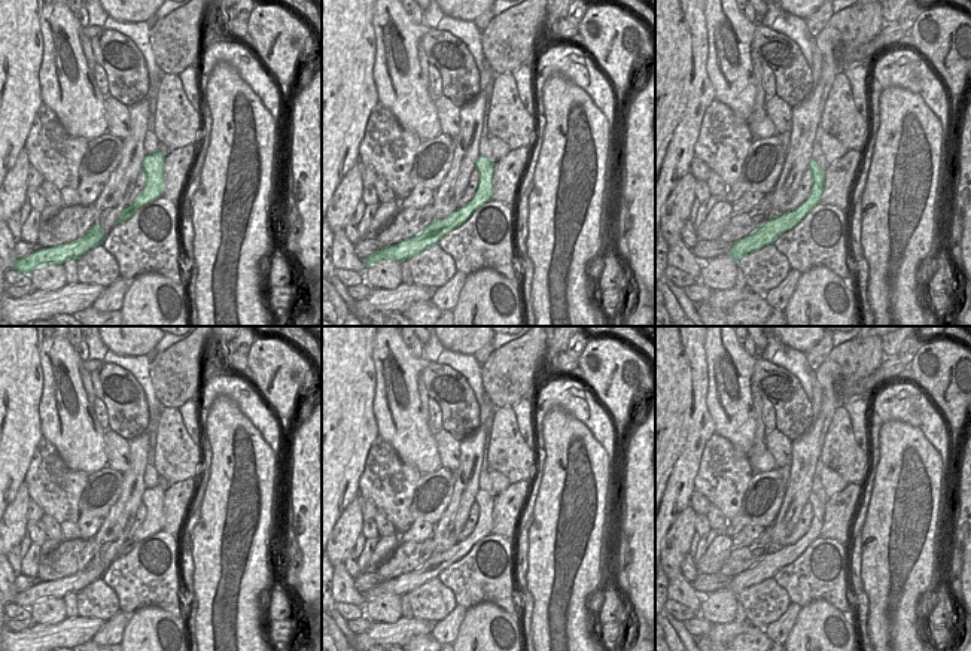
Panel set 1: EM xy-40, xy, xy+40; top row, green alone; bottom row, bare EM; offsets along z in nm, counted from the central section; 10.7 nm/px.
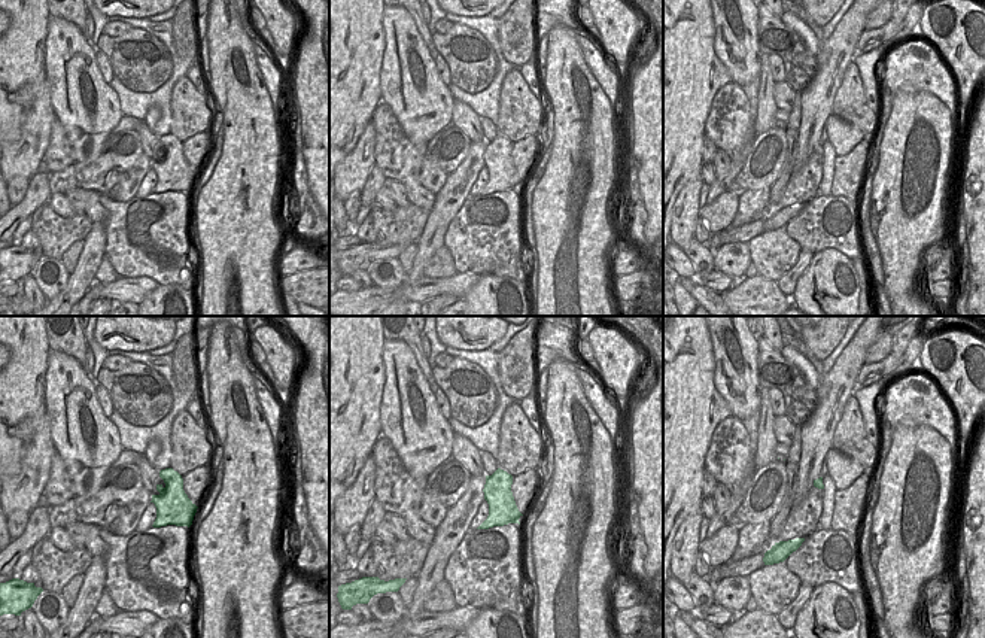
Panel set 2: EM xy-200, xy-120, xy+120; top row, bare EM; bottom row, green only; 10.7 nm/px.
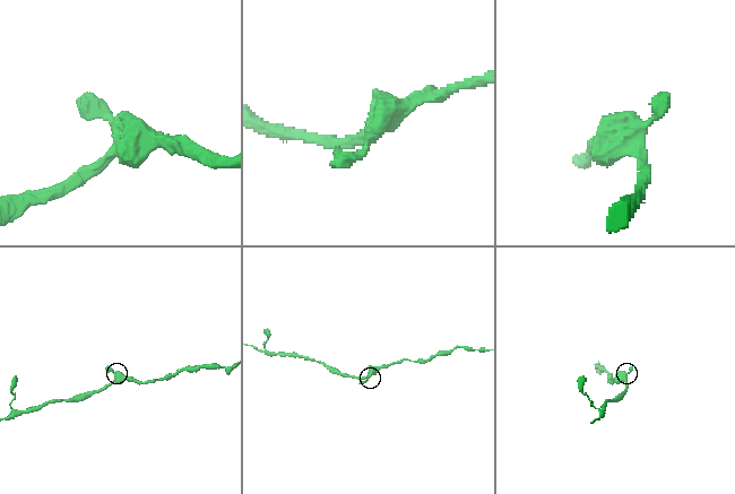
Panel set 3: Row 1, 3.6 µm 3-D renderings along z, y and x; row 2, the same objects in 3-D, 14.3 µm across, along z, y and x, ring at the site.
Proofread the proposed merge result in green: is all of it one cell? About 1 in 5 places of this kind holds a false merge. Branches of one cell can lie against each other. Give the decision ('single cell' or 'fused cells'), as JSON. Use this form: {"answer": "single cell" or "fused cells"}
{"answer": "single cell"}

